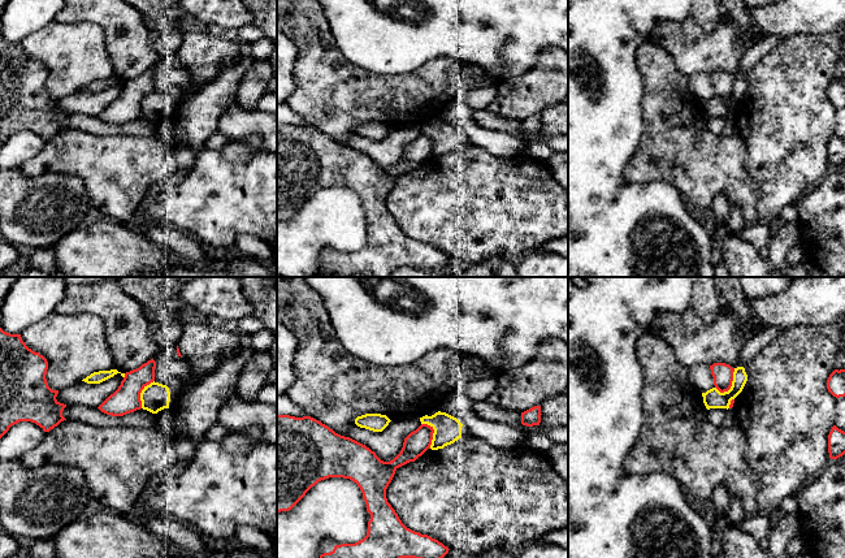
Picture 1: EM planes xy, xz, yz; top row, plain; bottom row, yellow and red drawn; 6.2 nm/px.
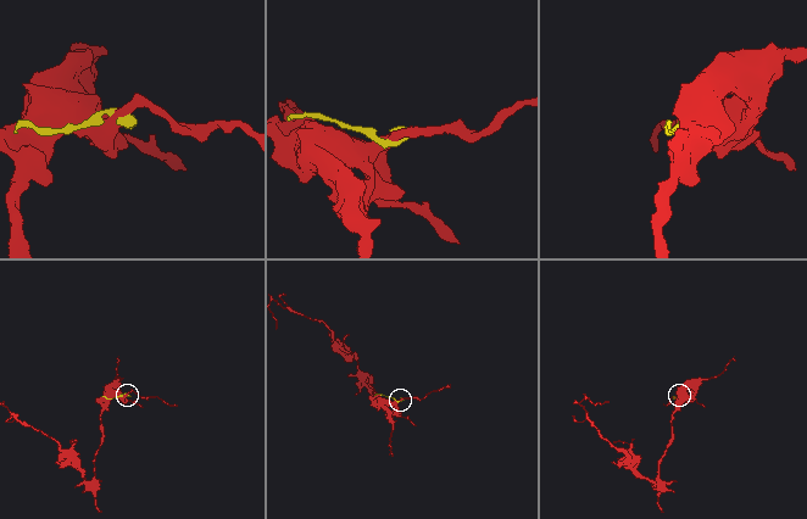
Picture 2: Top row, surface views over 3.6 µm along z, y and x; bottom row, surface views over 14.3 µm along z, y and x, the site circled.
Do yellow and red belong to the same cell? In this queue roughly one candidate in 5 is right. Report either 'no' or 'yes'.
no

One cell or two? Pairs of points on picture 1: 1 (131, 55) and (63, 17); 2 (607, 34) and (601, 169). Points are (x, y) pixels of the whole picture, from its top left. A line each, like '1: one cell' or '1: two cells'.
1: one cell
2: one cell

